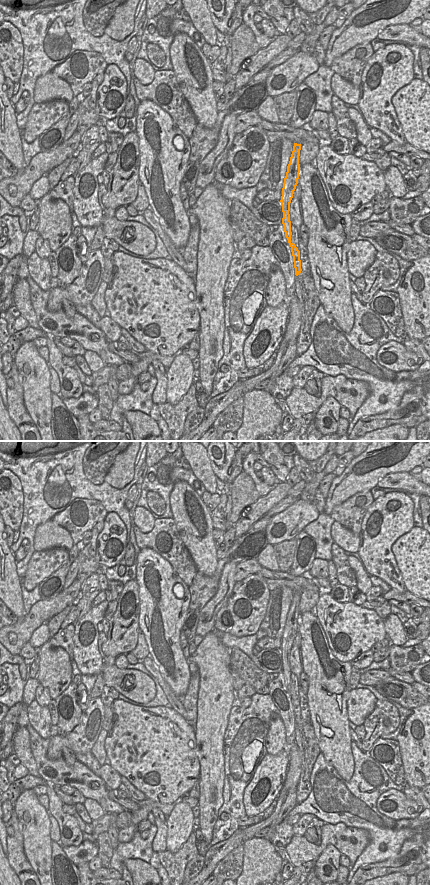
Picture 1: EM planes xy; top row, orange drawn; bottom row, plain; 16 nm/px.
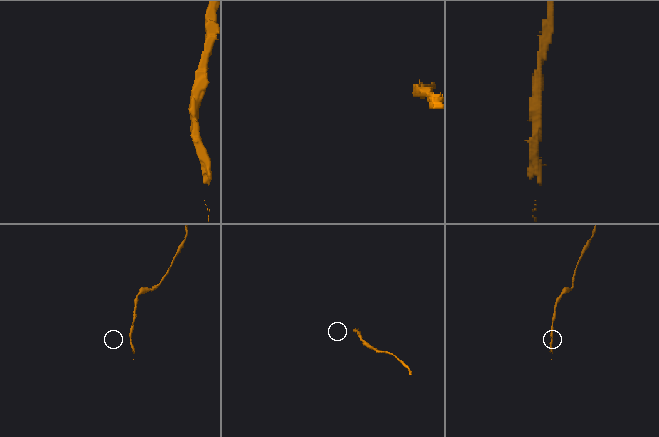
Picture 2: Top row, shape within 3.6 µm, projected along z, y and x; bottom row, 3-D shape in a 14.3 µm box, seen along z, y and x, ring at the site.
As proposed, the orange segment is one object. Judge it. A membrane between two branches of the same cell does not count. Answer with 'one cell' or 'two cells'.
one cell

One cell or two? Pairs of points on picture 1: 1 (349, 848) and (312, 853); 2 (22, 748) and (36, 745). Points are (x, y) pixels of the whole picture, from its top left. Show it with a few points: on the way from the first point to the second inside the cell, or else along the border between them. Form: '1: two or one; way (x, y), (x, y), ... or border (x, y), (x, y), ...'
1: one; way (340, 840), (333, 834), (321, 846)
2: two; border (18, 726), (30, 735), (36, 769)

